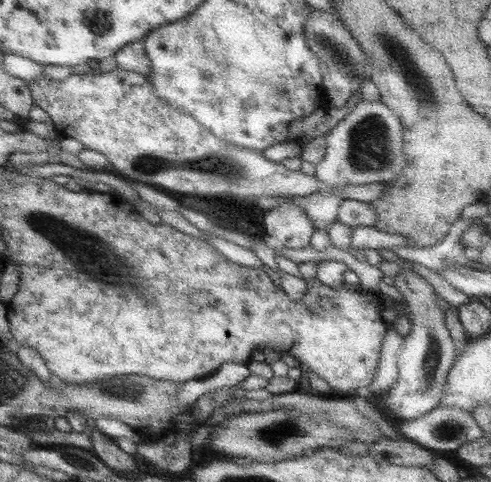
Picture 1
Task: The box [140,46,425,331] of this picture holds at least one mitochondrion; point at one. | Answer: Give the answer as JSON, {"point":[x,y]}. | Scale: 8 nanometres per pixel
{"point":[369,152]}

